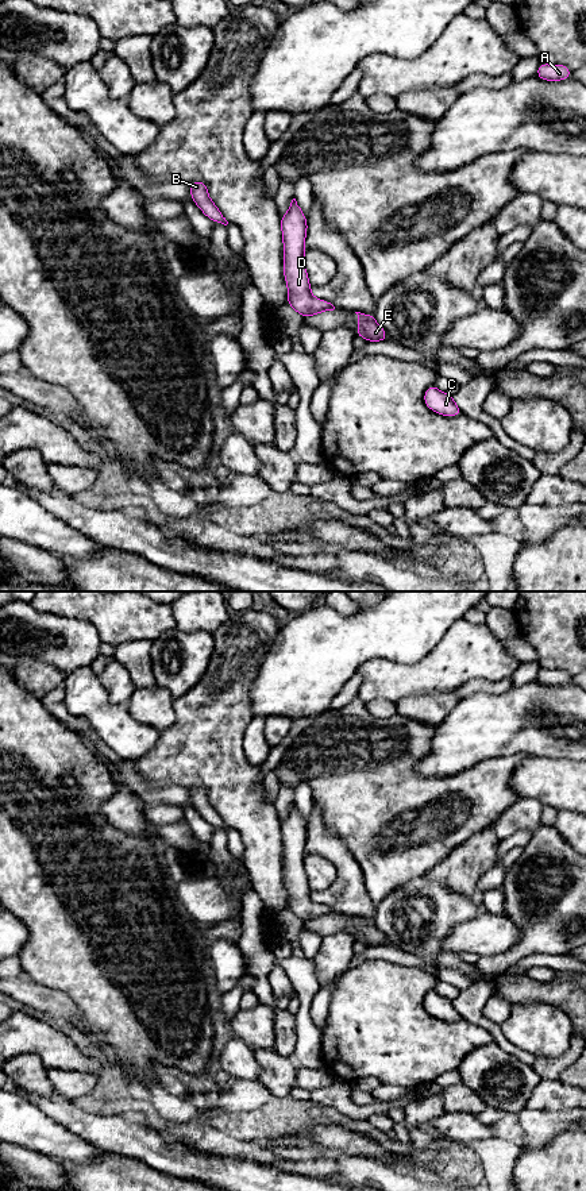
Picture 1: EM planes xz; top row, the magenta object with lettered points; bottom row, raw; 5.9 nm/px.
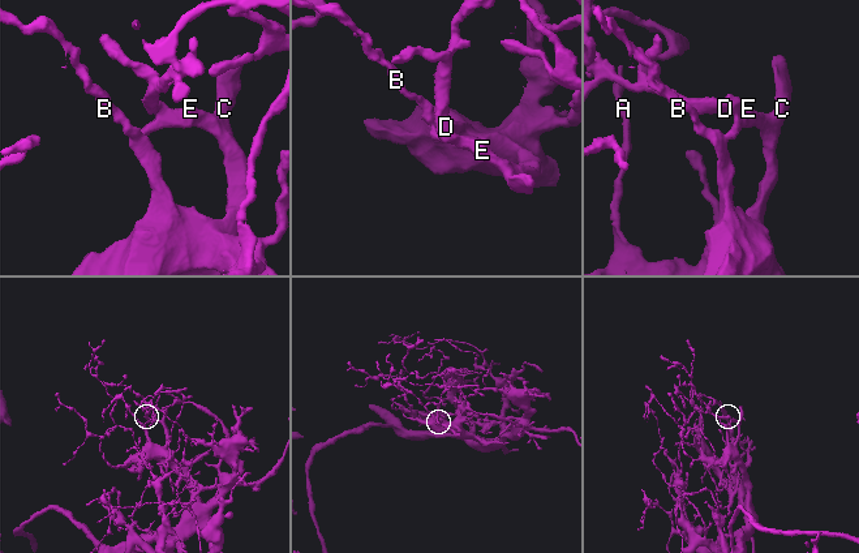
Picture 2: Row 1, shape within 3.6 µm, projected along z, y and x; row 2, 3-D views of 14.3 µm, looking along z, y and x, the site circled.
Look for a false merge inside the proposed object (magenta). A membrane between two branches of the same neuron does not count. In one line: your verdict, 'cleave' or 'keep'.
keep

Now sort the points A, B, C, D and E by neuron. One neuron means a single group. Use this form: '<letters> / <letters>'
A B C D E

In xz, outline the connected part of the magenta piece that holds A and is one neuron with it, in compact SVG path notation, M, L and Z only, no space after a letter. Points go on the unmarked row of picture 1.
M540 668L536 681L545 686L562 686L571 682L570 672L566 670Z

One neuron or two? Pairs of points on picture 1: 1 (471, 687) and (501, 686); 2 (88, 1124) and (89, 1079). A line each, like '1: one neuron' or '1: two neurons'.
1: one neuron
2: two neurons

